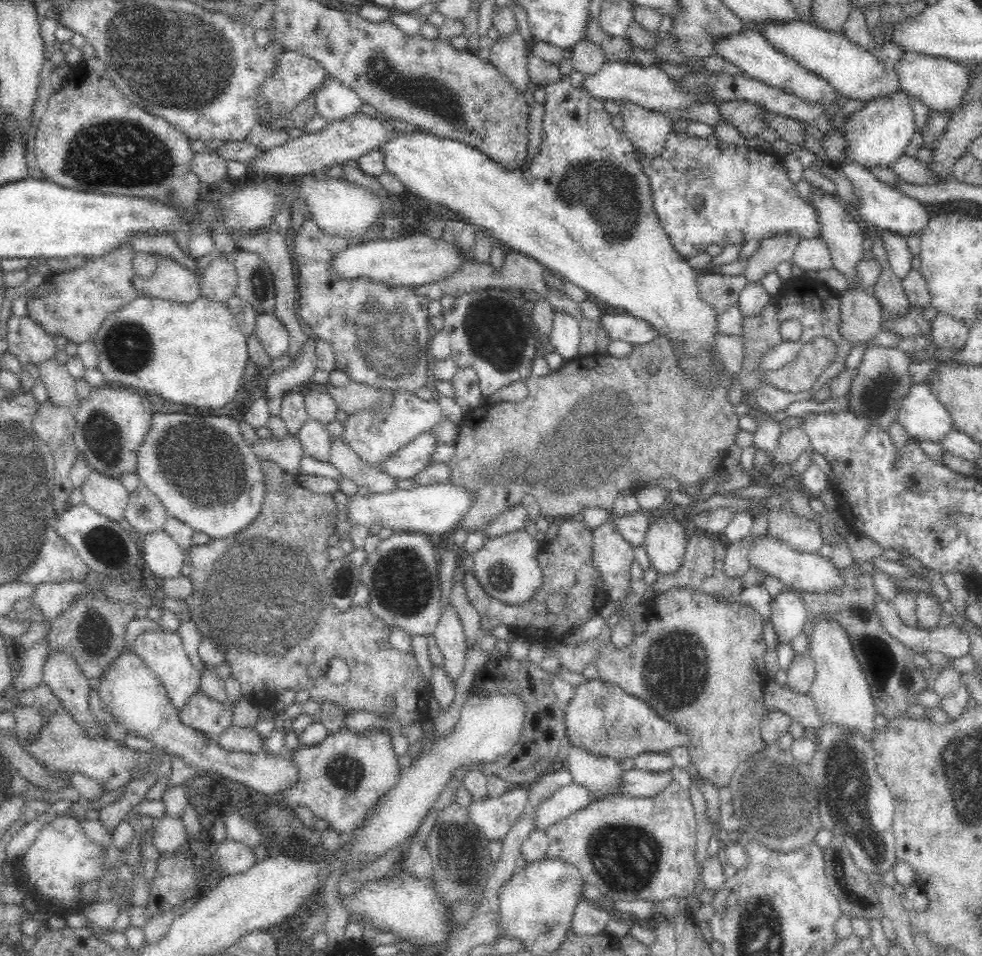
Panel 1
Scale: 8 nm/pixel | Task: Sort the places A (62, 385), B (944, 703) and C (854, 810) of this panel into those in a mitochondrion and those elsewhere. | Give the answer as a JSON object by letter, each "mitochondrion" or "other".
{"A":"other","B":"other","C":"mitochondrion"}

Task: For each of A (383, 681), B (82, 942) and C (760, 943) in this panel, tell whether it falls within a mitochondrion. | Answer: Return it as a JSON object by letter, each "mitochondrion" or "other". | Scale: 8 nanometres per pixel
{"A":"other","B":"other","C":"mitochondrion"}

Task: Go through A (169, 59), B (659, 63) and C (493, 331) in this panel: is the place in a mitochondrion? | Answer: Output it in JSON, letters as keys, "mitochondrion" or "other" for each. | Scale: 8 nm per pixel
{"A":"mitochondrion","B":"other","C":"mitochondrion"}

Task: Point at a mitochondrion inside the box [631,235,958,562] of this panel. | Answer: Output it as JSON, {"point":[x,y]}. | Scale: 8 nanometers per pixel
{"point":[879,393]}

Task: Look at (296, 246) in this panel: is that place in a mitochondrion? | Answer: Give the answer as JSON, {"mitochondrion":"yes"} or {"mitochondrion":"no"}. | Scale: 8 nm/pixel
{"mitochondrion":"no"}

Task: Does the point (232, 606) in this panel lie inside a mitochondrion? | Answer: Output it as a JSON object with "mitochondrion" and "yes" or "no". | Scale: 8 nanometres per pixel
{"mitochondrion":"yes"}

